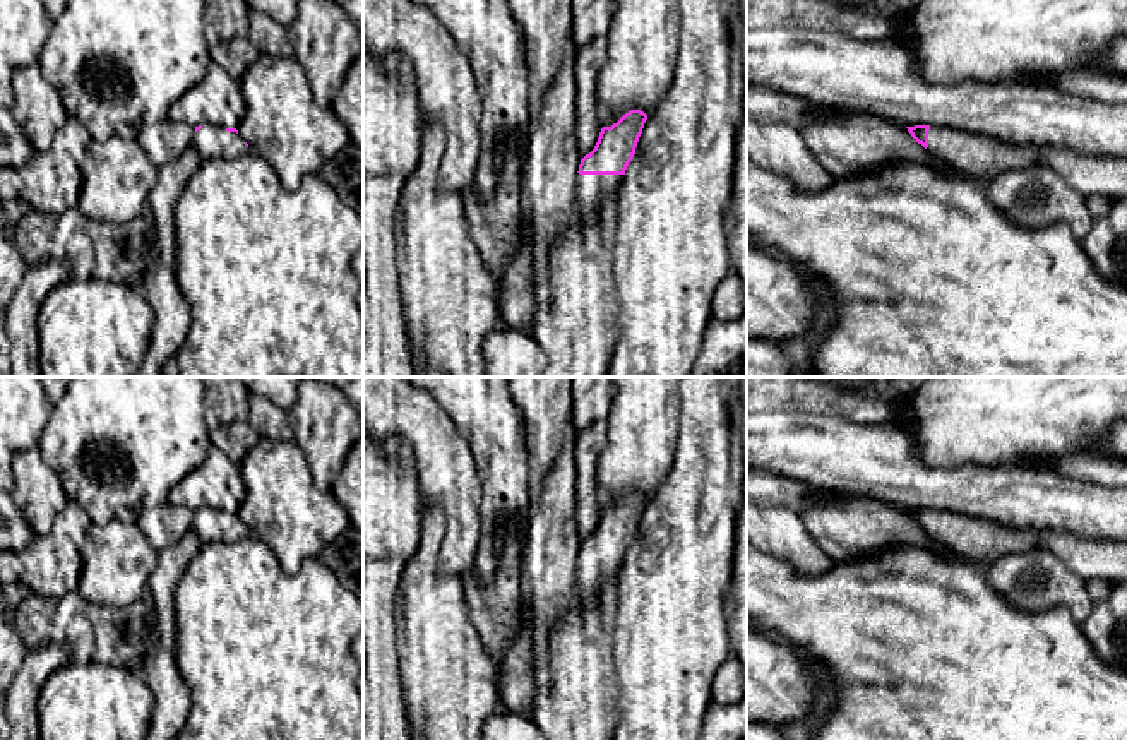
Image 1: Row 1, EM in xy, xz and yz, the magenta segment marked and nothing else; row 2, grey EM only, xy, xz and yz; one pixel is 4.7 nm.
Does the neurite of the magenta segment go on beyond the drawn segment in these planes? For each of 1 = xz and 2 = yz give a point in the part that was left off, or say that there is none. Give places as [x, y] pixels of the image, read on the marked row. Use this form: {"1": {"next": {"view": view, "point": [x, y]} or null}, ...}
{"1": {"next": {"view": "xz", "point": [591, 190]}}, "2": {"next": {"view": "yz", "point": [978, 158]}}}

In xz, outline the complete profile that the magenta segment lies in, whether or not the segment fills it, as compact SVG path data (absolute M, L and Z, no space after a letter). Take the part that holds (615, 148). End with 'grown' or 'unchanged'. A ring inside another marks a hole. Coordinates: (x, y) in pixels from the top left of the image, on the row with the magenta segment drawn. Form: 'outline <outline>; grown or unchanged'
outline M630 110L611 127L603 127L594 149L581 159L575 209L593 219L601 204L617 195L625 170L635 154L647 115Z; grown

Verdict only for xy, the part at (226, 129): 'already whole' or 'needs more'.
needs more

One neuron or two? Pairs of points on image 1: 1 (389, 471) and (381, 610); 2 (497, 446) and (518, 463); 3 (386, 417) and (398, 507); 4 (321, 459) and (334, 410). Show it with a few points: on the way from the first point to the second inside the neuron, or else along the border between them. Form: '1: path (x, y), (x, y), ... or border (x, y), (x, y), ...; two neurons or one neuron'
1: path (381, 506), (381, 576); one neuron
2: path (502, 451), (512, 461); one neuron
3: border (382, 437), (401, 437), (408, 444), (413, 470); two neurons
4: path (326, 447), (326, 422); one neuron

